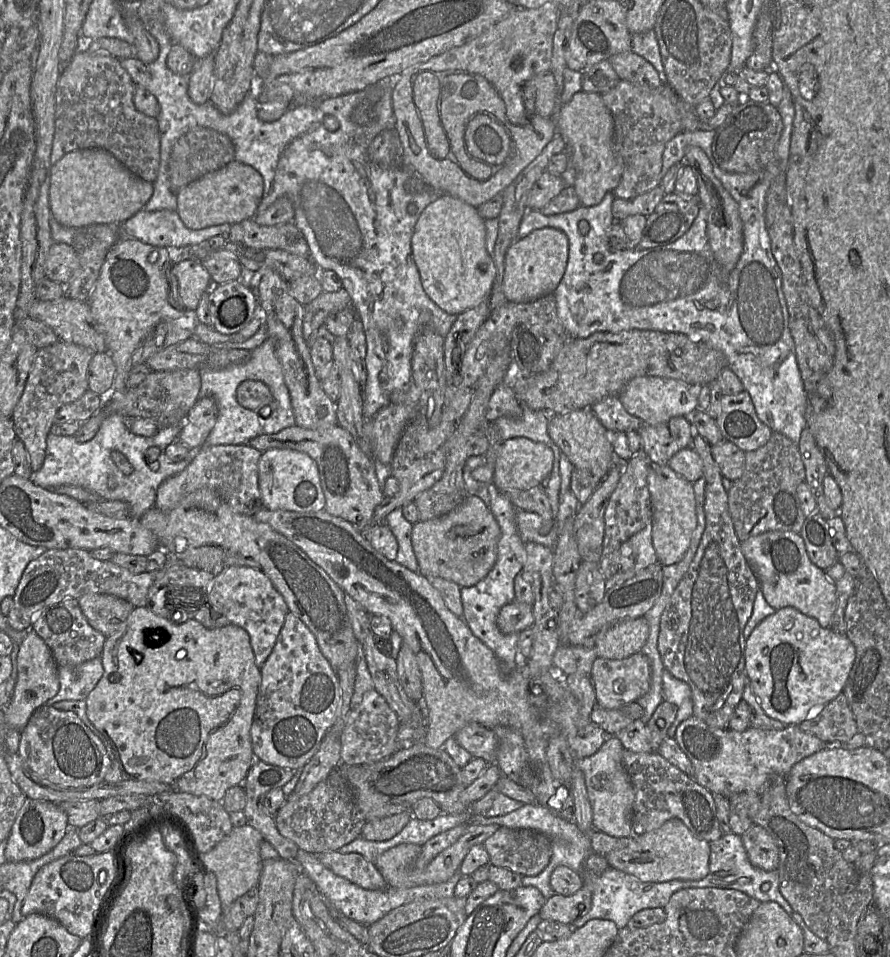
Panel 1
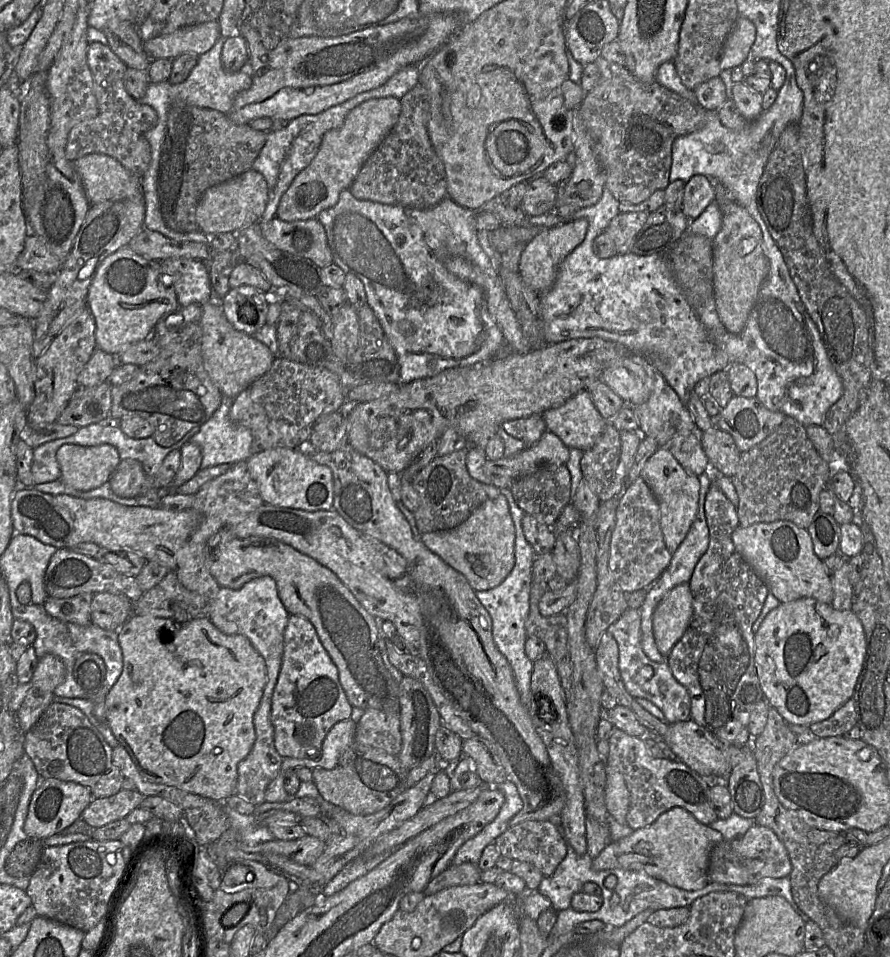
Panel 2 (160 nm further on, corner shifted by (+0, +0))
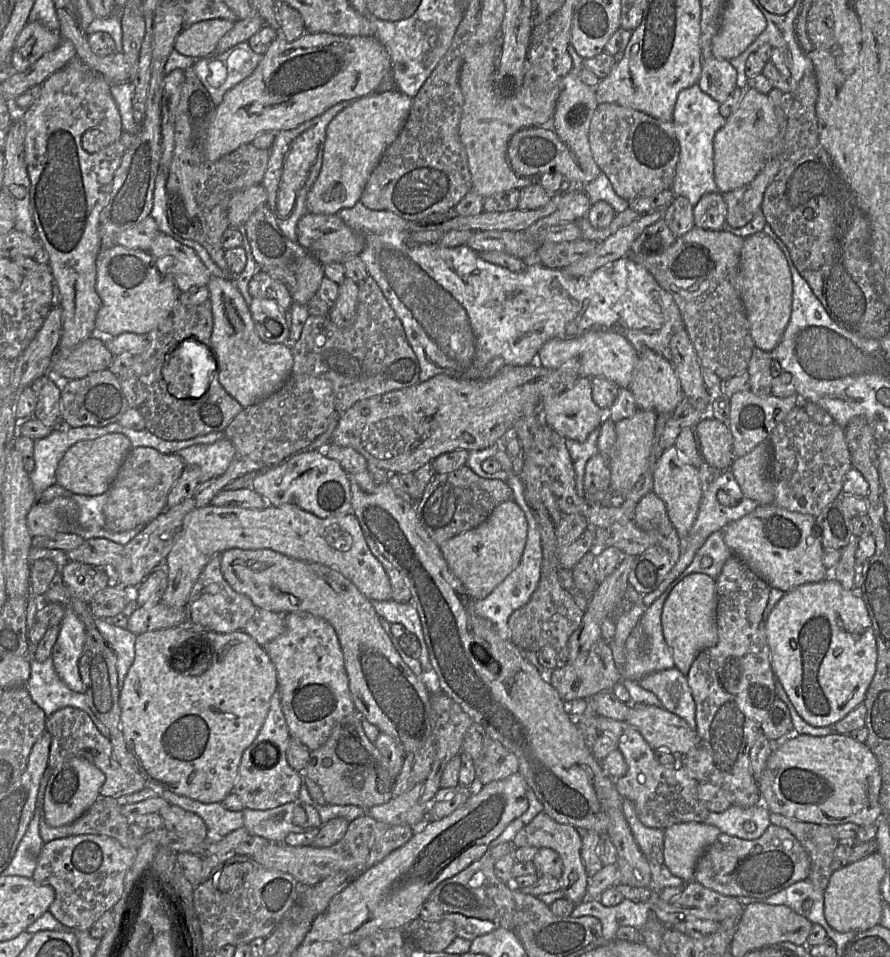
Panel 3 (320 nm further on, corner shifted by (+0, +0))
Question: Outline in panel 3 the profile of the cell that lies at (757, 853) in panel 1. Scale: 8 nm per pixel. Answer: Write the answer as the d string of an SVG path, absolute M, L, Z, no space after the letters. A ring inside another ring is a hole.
M770 824L757 839L745 840L720 833L699 858L694 881L724 896L765 898L808 878L810 858L786 828Z

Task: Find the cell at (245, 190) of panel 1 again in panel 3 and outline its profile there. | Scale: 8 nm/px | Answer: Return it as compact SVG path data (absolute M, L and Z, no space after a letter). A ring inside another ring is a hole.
M257 184L236 192L228 204L228 222L232 228L245 225L250 215L267 204L267 192L262 184Z

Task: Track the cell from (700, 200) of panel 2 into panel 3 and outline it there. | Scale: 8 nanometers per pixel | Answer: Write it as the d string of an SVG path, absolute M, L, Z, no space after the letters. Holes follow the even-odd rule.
M720 191L707 193L693 206L695 225L714 231L724 230L727 204Z

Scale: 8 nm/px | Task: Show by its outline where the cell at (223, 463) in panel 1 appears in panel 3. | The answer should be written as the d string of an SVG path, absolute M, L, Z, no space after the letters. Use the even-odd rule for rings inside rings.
M217 554L207 563L192 588L187 603L188 623L220 633L230 633L243 630L256 609L248 596L234 591L225 580L221 572L220 555Z

